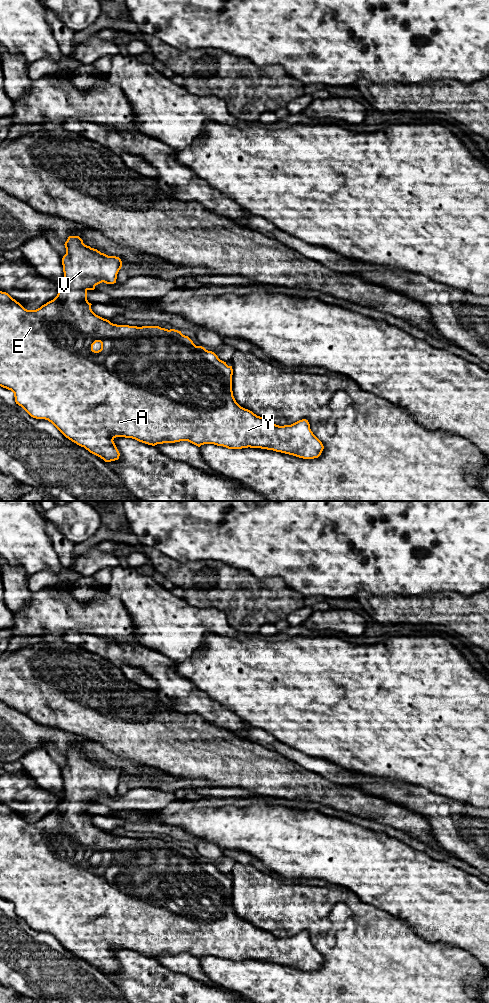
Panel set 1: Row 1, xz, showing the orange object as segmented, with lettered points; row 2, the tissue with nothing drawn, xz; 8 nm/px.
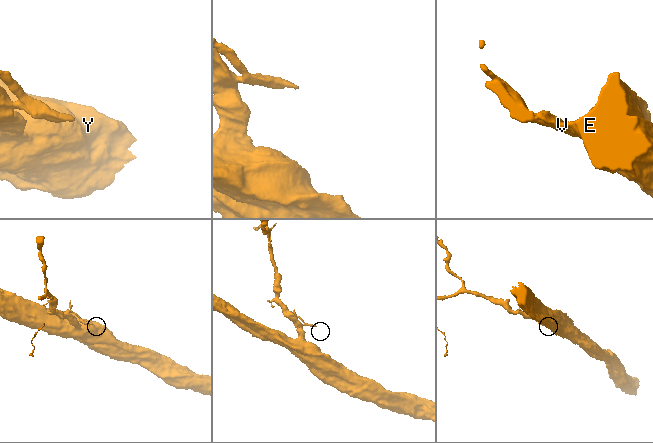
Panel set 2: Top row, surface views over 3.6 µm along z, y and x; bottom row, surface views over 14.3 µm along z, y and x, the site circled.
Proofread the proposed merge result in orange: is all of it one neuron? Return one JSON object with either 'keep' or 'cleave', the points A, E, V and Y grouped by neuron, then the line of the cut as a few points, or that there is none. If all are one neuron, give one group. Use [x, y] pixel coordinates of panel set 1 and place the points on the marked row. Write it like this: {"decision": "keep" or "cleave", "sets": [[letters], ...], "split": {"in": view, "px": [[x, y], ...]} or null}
{"decision": "keep", "sets": [["A", "E", "V", "Y"]], "split": null}

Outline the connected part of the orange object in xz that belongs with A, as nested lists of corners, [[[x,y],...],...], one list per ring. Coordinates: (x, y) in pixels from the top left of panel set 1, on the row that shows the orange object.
[[[69,236],[65,242],[66,254],[62,258],[64,282],[57,296],[36,310],[27,310],[8,293],[0,291],[0,386],[14,393],[15,402],[31,417],[45,419],[51,422],[66,438],[84,447],[90,453],[100,457],[105,462],[119,459],[120,453],[114,443],[116,437],[132,438],[139,442],[155,446],[163,443],[188,441],[198,447],[204,444],[214,444],[228,449],[261,448],[273,450],[303,459],[318,458],[324,446],[313,434],[308,420],[302,419],[291,425],[279,426],[266,417],[260,417],[252,411],[241,407],[235,400],[232,391],[232,366],[220,360],[218,356],[202,346],[196,346],[193,341],[175,329],[165,329],[159,326],[129,326],[117,325],[96,315],[87,300],[87,291],[104,282],[116,283],[117,274],[122,267],[119,257],[108,256],[97,249],[83,243],[79,236]]]

